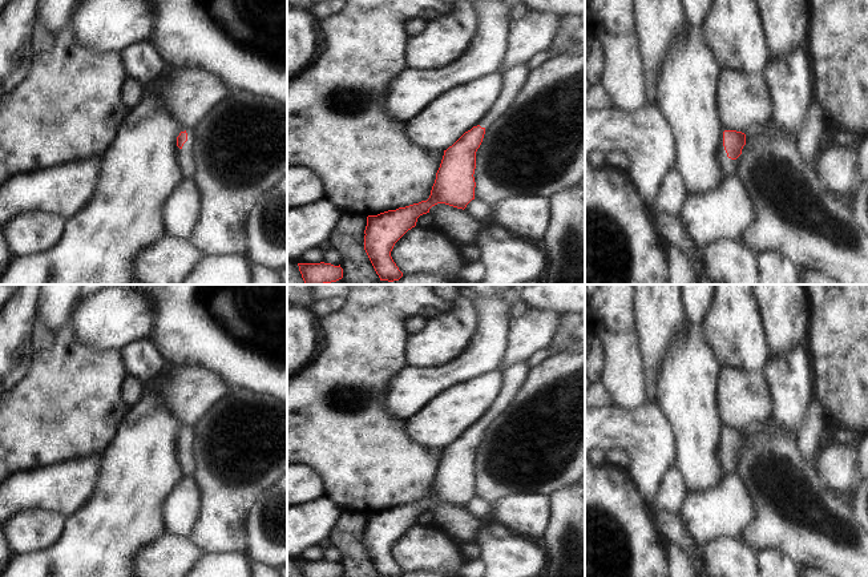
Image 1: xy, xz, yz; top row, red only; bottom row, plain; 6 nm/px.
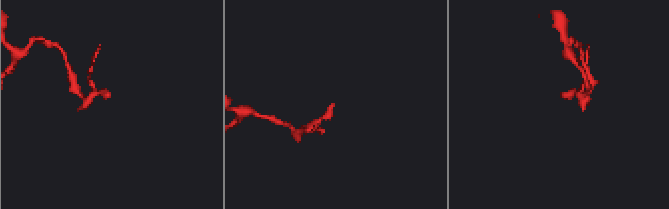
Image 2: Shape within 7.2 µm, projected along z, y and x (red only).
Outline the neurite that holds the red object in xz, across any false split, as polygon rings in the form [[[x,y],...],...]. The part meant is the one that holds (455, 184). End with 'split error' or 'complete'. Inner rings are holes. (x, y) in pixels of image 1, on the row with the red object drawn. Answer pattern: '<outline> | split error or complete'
[[[526,64],[514,65],[502,73],[502,86],[492,108],[484,114],[477,126],[465,132],[452,146],[444,150],[436,179],[427,201],[378,215],[367,217],[364,230],[364,250],[380,281],[399,281],[403,273],[391,257],[395,243],[412,227],[417,218],[429,213],[437,203],[465,209],[475,199],[476,152],[485,130],[501,117],[525,84],[529,69]]] | split error

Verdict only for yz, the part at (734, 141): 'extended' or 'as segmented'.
extended

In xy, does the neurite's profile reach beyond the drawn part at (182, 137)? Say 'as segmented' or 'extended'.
extended

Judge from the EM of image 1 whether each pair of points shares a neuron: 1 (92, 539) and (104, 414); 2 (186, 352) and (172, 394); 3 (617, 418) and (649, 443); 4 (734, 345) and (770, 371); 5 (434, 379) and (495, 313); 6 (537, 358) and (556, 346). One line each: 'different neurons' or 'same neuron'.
1: different neurons
2: different neurons
3: same neuron
4: different neurons
5: same neuron
6: different neurons

